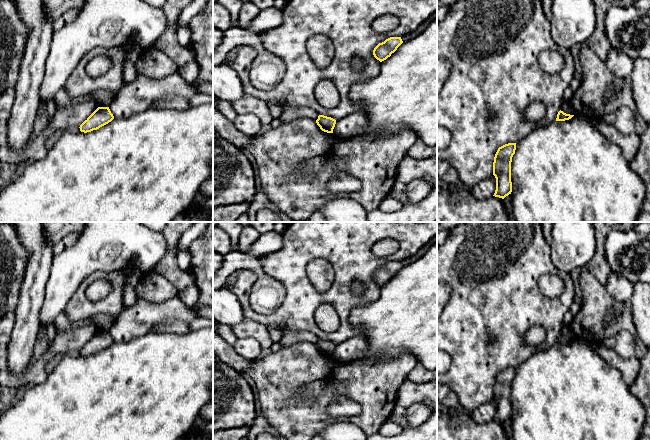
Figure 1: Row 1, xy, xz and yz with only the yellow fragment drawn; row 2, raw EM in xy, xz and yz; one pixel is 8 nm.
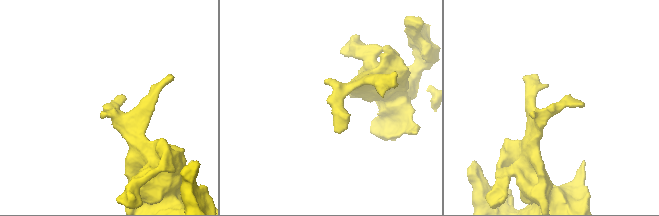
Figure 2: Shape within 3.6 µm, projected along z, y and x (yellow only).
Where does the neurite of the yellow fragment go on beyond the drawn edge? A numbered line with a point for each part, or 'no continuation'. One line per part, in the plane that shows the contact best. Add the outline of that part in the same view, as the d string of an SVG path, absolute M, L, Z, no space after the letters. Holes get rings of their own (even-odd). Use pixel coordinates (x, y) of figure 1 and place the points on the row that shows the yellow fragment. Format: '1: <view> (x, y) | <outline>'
no continuation

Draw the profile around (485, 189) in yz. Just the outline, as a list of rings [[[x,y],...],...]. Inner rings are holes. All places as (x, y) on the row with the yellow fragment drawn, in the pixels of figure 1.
[[[494,175],[490,176],[488,179],[481,181],[473,188],[471,188],[471,193],[476,199],[487,199],[494,195],[496,190],[496,178]]]

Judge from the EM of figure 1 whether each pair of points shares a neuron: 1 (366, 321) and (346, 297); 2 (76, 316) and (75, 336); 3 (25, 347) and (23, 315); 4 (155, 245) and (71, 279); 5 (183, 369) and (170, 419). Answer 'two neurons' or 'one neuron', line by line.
1: two neurons
2: two neurons
3: one neuron
4: one neuron
5: one neuron

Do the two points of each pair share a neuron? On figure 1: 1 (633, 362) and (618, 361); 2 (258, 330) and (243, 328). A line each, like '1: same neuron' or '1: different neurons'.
1: same neuron
2: same neuron

